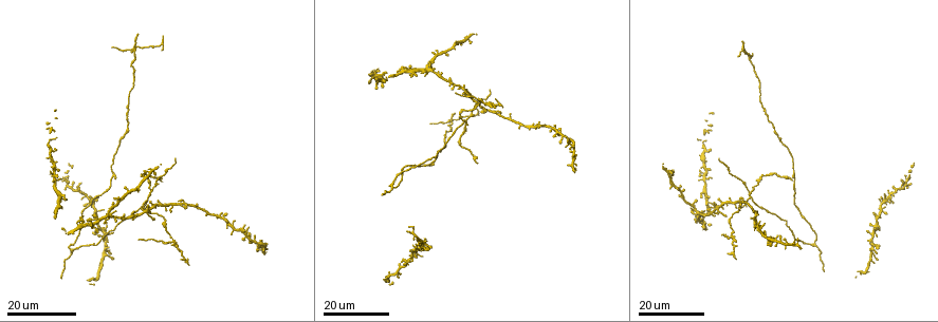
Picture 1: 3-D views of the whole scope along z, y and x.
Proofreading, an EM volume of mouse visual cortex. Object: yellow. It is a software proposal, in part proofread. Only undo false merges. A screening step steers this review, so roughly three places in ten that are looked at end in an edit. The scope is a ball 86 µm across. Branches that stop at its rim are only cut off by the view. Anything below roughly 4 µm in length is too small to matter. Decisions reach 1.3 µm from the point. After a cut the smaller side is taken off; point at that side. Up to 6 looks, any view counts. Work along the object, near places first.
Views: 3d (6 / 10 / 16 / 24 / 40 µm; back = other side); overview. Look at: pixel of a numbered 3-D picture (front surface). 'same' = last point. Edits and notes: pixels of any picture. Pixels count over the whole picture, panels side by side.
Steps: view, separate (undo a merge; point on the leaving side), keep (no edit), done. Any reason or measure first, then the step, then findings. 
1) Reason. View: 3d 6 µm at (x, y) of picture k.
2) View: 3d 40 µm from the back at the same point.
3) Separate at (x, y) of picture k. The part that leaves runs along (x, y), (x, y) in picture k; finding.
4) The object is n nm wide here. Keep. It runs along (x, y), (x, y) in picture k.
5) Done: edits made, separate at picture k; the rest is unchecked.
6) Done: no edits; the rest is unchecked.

Thick turns thin. View: 3d 16 µm at (815, 239) of picture 1.

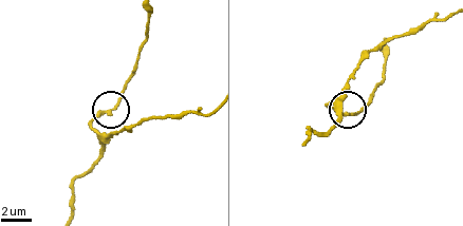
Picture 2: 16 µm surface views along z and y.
View: 3d 10 µm at (110, 109) of picture 2.

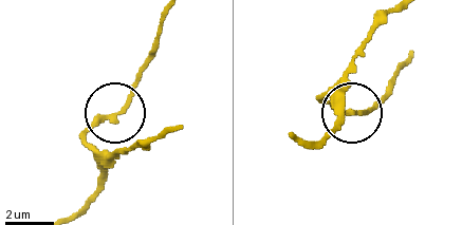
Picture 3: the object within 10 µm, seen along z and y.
Keep. It runs along (168, 128), (112, 154), (90, 142), (143, 66) in picture 3; all the same neuron.

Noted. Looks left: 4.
Calibre changes. View: 3d 24 µm at (161, 174) of picture 1.

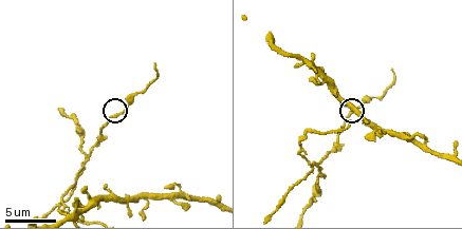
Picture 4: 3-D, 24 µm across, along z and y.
View: 3d 10 µm at (122, 114) of picture 4.

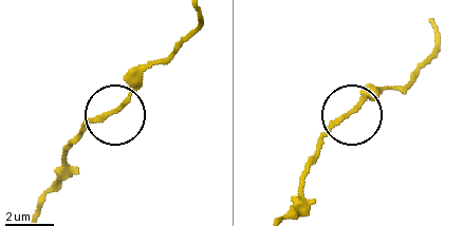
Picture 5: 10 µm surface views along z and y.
Keep. It runs along (285, 213), (322, 140), (381, 88) in picture 5; all the same neuron.

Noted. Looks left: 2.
Arms part here. View: 3d 24 µm at (136, 47) of picture 1.

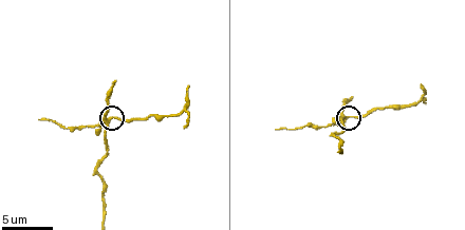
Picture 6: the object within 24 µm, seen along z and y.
Zoom in. View: 3d 6 µm at (109, 117) of picture 6.

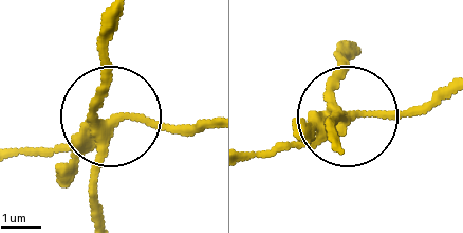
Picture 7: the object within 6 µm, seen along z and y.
The side arm is 5 µm long; 3 arms meet here. Separate at (67, 180) of picture 7. Two neurons meet here.

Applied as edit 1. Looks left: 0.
Done: edits made, separate at picture 7; the rest is unchecked.

